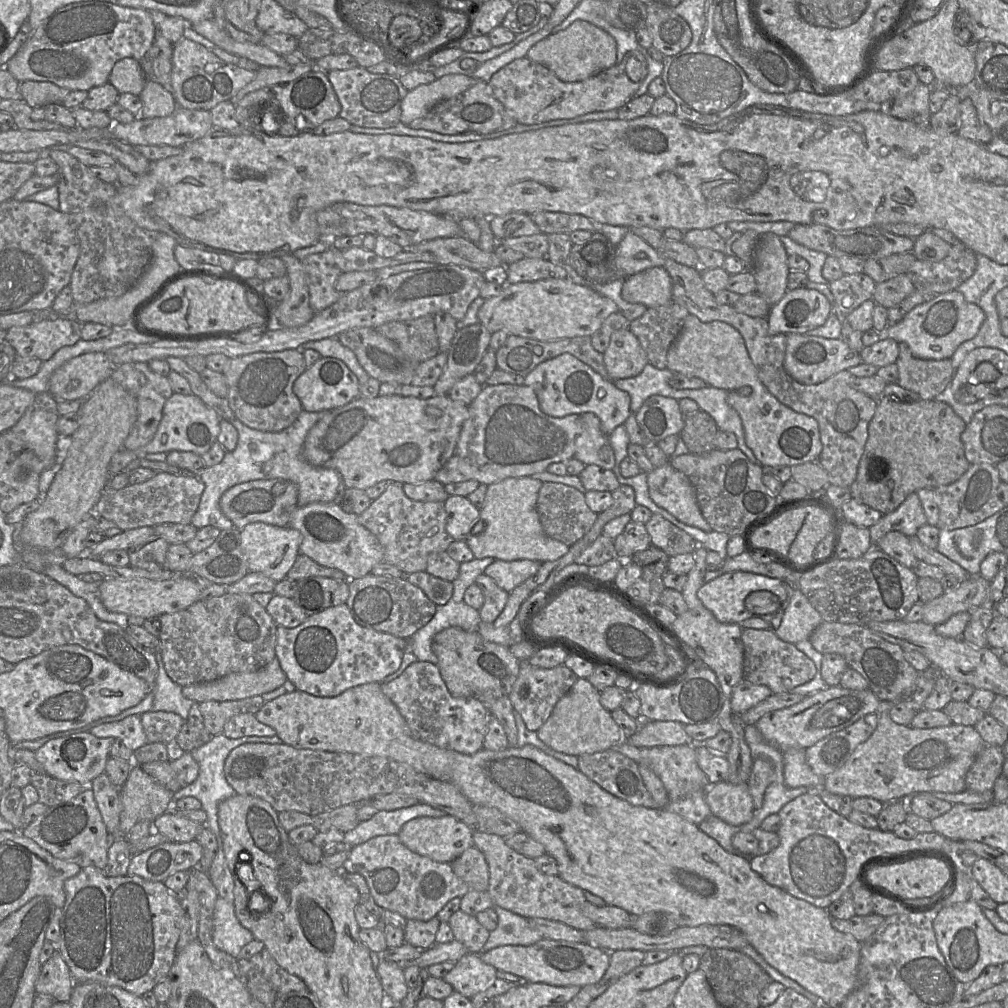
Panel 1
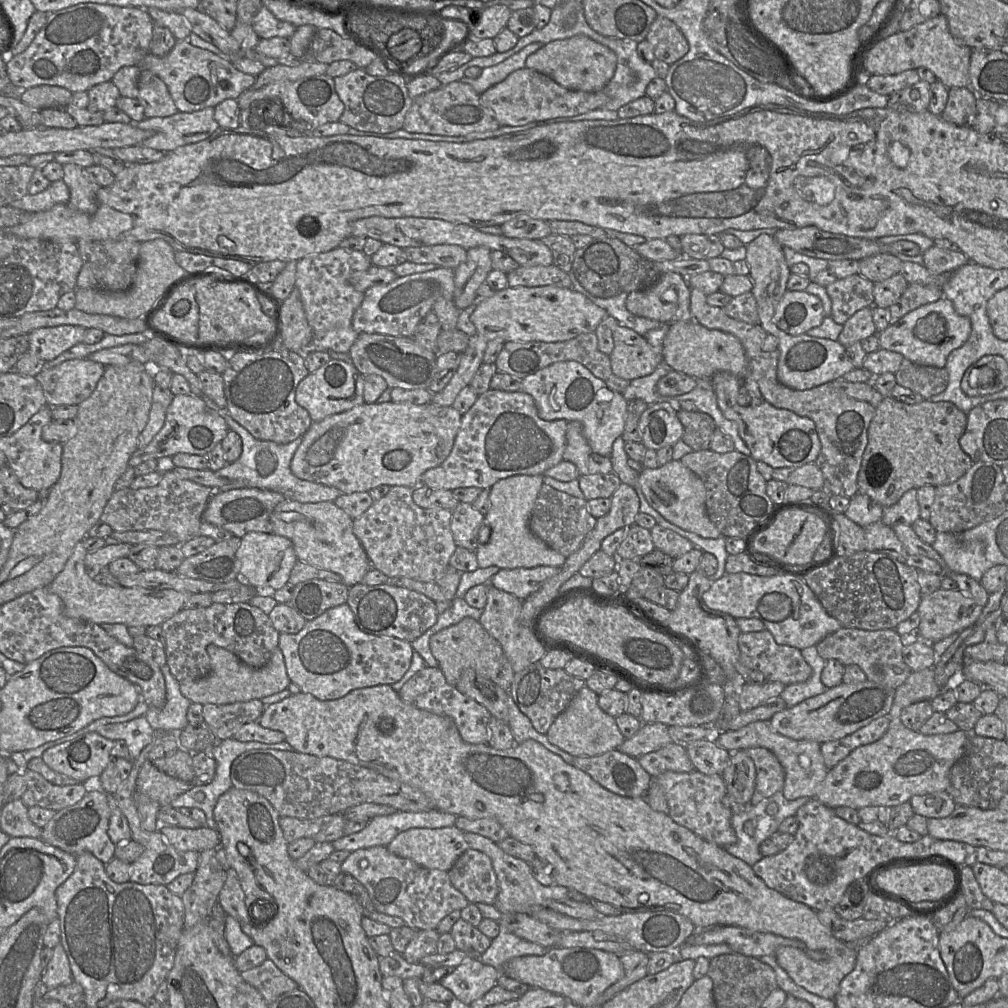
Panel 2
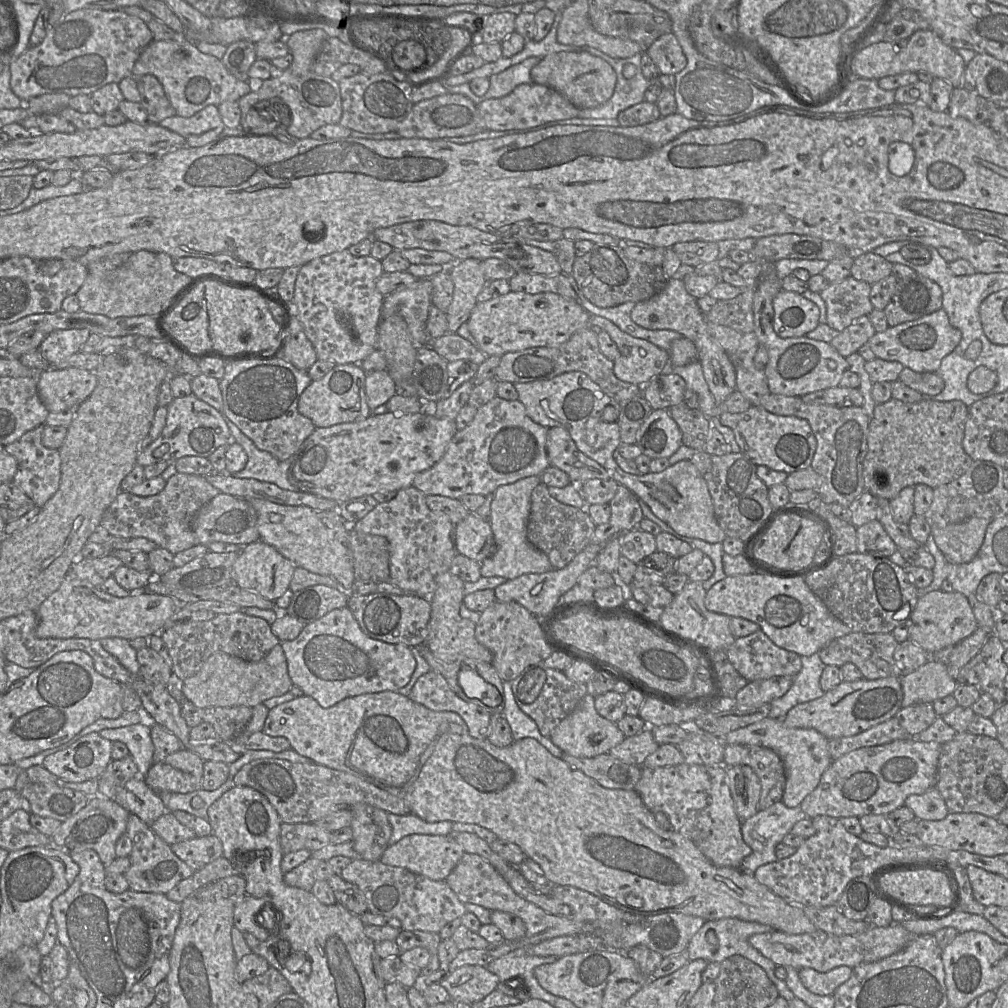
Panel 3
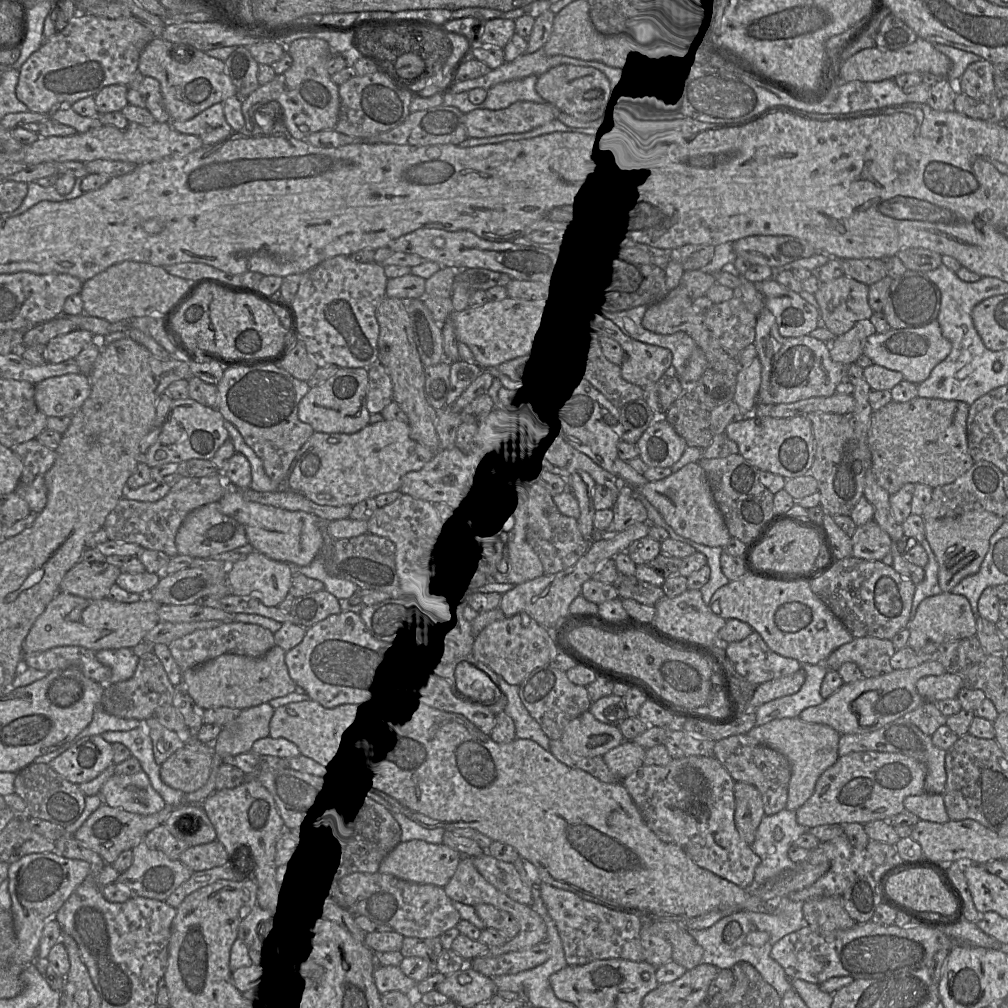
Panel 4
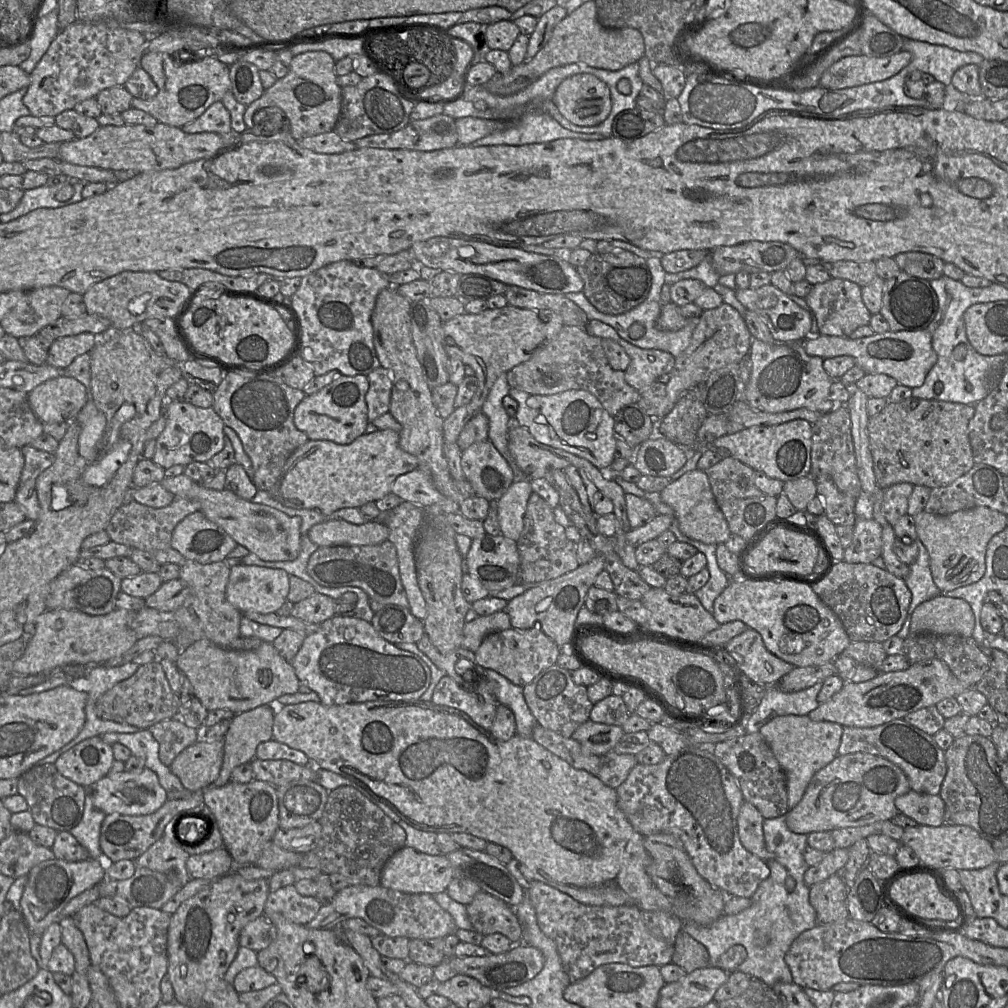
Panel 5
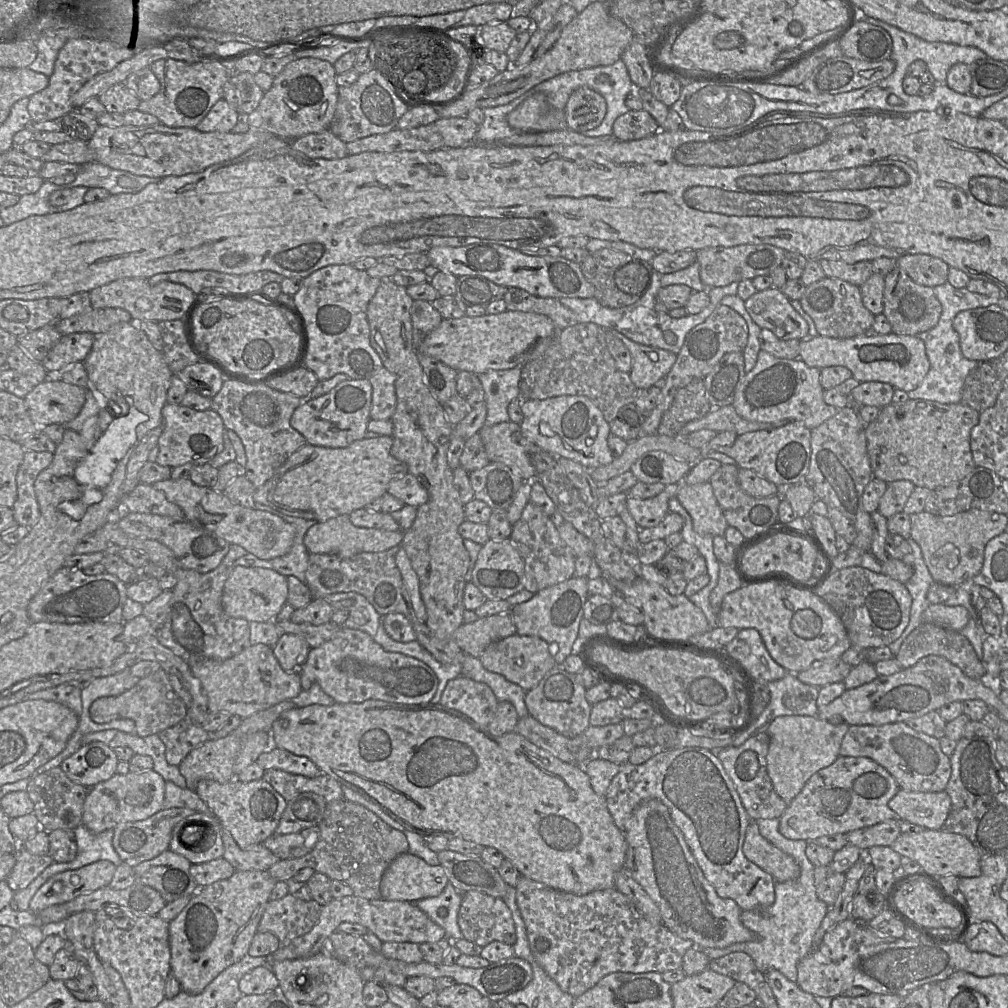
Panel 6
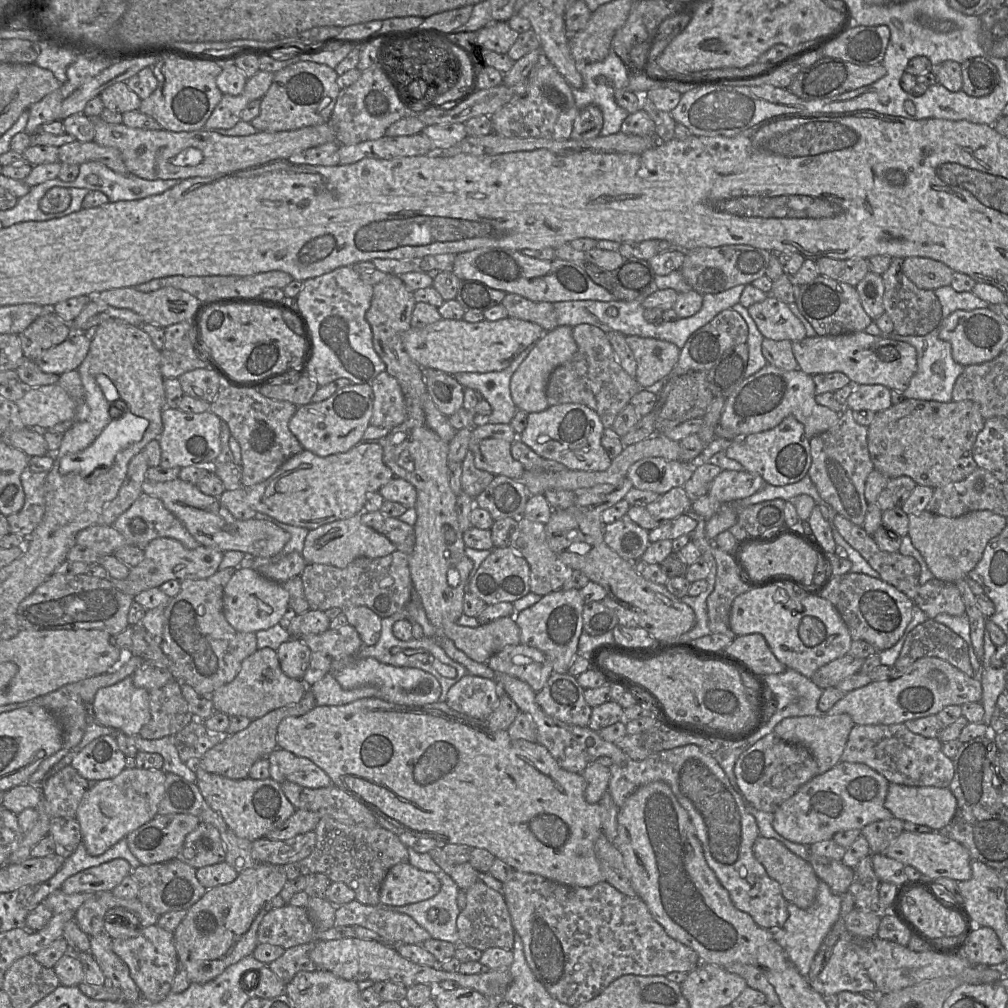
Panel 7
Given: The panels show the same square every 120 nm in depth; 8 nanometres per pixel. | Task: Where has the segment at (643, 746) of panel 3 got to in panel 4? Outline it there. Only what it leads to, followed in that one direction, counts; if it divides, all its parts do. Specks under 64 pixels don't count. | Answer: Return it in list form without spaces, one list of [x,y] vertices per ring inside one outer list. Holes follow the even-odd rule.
[[[625,740],[602,757],[608,768],[622,781],[644,765],[645,748],[634,741]]]

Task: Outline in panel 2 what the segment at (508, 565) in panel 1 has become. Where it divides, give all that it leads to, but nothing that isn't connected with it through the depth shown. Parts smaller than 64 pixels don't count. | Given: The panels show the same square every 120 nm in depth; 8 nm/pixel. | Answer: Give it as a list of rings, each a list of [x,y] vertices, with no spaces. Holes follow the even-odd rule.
[[[544,565],[533,568],[500,569],[487,584],[524,600],[537,591],[547,579],[557,574],[558,570],[559,567]]]

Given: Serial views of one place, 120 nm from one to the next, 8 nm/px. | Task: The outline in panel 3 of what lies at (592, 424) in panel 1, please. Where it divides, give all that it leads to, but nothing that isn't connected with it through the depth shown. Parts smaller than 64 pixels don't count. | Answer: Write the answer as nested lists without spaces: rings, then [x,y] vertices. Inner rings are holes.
[[[559,426],[548,429],[546,451],[550,465],[564,471],[569,476],[571,484],[577,486],[579,492],[580,486],[590,479],[607,480],[611,478],[610,474],[604,467],[586,456],[577,448],[575,442],[565,427]]]

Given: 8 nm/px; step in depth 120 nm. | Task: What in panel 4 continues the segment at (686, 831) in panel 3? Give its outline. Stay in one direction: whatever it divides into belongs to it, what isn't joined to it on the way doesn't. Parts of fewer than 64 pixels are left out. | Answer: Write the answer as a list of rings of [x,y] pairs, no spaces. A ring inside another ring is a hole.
[[[714,756],[672,758],[665,766],[643,765],[620,782],[652,831],[656,834],[670,835],[673,842],[679,845],[698,866],[743,889],[754,887],[754,872],[761,858],[741,837],[736,828],[734,820],[736,781]]]

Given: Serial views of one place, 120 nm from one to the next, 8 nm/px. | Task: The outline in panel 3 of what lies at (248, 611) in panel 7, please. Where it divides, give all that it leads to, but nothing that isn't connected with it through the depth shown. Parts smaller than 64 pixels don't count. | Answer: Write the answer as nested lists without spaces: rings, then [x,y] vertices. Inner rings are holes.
[[[257,540],[241,548],[233,563],[232,583],[246,590],[257,591],[261,596],[275,602],[289,588],[295,567],[274,547]]]

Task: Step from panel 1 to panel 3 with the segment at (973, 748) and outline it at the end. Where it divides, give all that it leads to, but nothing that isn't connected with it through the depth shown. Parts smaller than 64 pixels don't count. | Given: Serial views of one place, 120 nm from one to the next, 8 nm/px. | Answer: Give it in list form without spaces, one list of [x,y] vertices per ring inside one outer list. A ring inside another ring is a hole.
[[[929,660],[918,669],[900,677],[903,691],[902,708],[917,703],[933,703],[953,694],[957,682],[945,664]],[[911,737],[851,751],[831,762],[822,774],[817,787],[805,797],[800,808],[810,819],[821,815],[834,818],[860,818],[869,814],[887,815],[889,812],[902,807],[908,796],[923,794],[936,785],[941,747],[942,744],[937,742],[923,742],[917,737]]]

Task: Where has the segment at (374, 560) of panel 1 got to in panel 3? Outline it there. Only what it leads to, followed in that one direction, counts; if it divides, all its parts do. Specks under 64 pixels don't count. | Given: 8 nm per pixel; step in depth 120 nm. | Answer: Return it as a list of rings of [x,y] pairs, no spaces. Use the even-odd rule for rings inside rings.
[[[248,499],[257,514],[259,540],[274,547],[296,567],[334,578],[343,591],[351,592],[355,581],[348,533],[352,529],[337,509],[319,511],[303,505],[282,505],[263,499]]]

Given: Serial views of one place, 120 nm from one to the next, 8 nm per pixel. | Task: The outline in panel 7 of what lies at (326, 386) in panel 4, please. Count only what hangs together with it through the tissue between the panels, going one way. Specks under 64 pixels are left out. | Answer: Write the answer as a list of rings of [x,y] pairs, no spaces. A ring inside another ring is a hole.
[[[350,384],[338,389],[321,402],[310,402],[298,406],[289,420],[289,429],[305,450],[325,457],[344,453],[362,441],[373,413],[374,394],[370,384]]]

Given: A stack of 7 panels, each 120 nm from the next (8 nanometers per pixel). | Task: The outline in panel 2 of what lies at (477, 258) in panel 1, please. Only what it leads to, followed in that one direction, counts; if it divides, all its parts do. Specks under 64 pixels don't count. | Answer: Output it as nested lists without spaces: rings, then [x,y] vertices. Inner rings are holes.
[[[440,244],[403,249],[407,261],[416,264],[436,264],[455,269],[467,258],[467,250],[458,245]]]

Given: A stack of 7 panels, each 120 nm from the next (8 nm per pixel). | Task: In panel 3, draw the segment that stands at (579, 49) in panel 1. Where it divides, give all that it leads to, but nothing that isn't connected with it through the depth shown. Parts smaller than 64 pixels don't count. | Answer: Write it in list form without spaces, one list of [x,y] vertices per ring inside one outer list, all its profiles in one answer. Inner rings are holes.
[[[586,51],[549,54],[540,59],[530,75],[533,83],[554,89],[579,110],[596,108],[607,102],[614,93],[617,79],[609,63]]]

